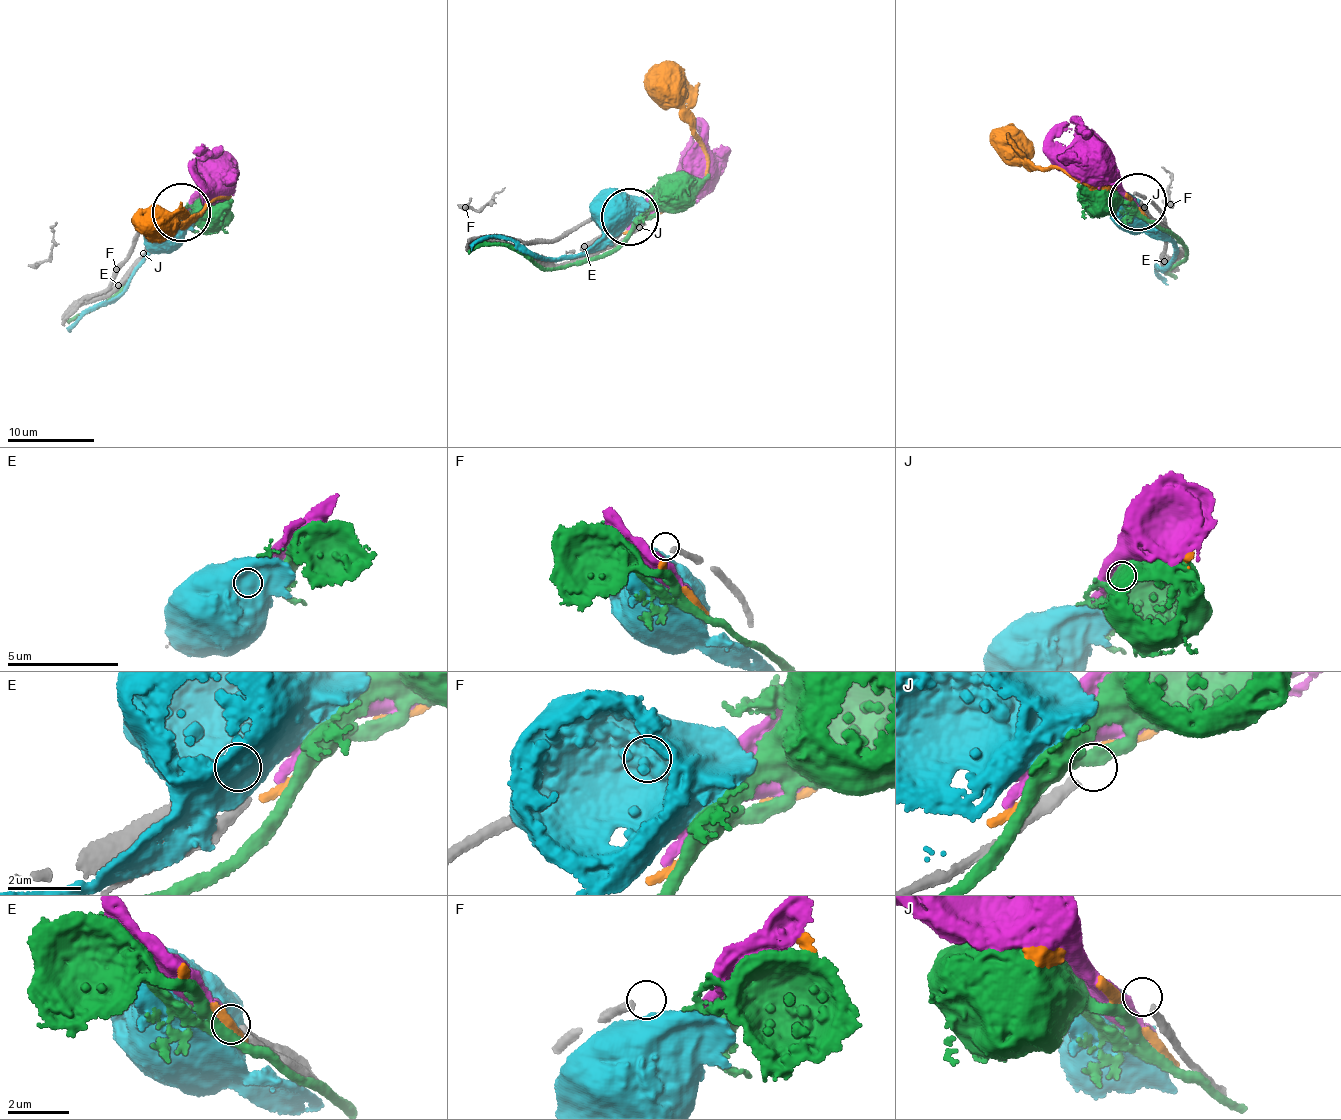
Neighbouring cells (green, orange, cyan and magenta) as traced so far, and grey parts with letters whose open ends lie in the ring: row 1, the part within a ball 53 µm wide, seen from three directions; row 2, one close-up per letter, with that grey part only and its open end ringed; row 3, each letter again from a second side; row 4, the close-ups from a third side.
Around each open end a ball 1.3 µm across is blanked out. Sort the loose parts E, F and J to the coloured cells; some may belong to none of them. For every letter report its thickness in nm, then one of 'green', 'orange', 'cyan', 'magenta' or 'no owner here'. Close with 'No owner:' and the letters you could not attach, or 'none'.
E: calibre 360 nm; magenta
F: calibre 260 nm; no owner here
J: calibre 280 nm; no owner here
No owner: F, J

